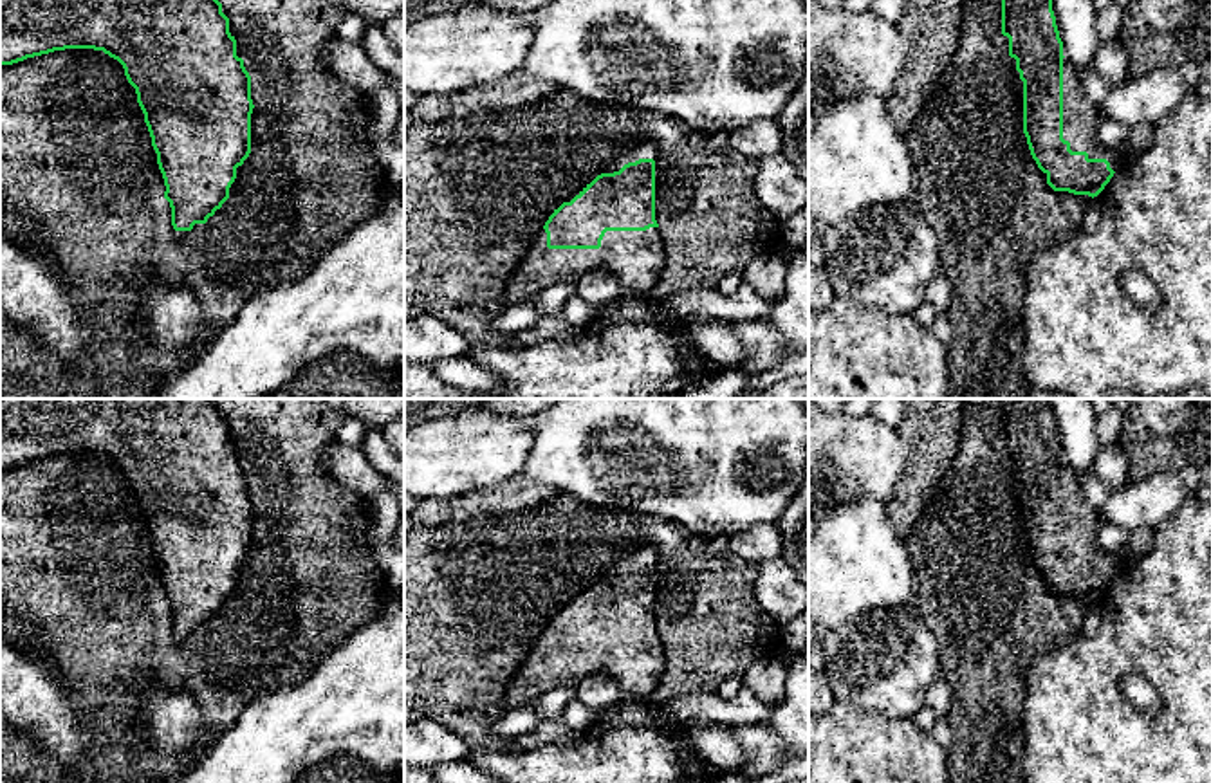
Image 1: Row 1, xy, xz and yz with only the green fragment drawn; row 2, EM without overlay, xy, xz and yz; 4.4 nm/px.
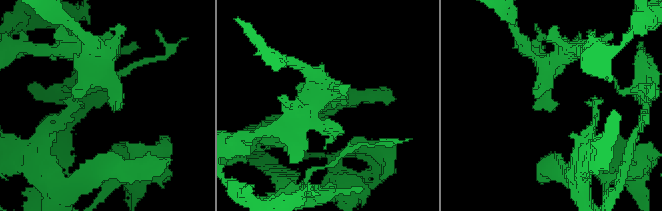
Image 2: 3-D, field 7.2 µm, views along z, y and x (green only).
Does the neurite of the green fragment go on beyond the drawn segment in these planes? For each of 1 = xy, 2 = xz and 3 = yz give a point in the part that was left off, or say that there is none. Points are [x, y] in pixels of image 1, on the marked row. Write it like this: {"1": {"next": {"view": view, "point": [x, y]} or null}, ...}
{"1": {"next": null}, "2": {"next": null}, "3": {"next": null}}

